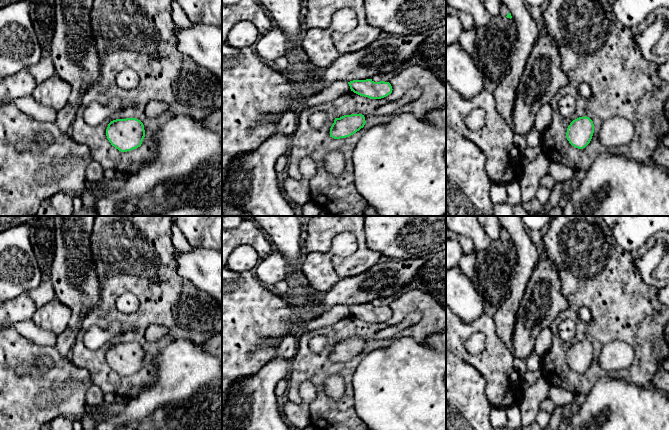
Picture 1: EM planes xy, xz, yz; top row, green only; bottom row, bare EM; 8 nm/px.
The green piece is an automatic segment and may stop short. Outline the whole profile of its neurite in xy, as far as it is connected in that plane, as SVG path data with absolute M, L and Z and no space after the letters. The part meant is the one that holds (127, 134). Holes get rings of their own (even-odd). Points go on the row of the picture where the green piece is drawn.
M136 118L116 119L108 124L106 136L119 151L131 151L141 146L145 137L144 125Z

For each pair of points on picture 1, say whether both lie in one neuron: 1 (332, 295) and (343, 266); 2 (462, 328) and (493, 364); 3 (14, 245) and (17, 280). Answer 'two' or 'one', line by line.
1: two
2: one
3: one

